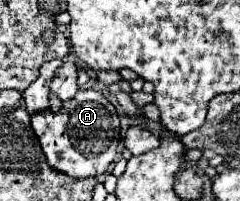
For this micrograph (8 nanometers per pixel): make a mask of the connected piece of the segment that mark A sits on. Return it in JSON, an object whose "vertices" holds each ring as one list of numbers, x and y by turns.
{"vertices":[[79,90,71,100,65,100,59,112,45,110,45,114,31,114,33,132,49,160,49,166,73,178,103,176,117,154,119,116,115,106,95,90]]}

